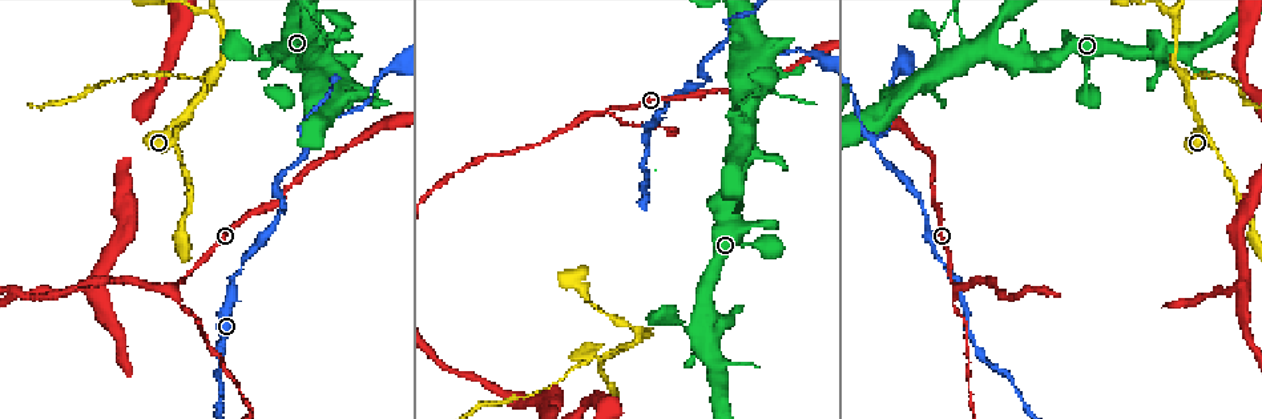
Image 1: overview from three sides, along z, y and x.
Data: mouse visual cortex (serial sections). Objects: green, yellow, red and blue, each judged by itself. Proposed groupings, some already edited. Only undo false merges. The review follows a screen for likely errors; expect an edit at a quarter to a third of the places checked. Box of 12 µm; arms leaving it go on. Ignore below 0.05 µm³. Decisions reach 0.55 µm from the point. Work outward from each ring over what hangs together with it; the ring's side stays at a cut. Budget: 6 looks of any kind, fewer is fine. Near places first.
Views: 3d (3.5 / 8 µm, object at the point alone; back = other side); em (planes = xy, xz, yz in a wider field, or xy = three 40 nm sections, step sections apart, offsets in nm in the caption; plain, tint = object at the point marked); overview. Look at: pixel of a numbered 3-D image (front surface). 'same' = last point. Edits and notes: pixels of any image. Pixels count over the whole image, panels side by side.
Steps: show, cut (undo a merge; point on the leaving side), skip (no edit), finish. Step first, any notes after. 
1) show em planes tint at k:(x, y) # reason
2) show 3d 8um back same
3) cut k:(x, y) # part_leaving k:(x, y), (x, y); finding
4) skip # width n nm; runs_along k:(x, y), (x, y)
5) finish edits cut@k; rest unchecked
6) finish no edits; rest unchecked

show 3d 8um at 1:(952, 281) # three-way junction

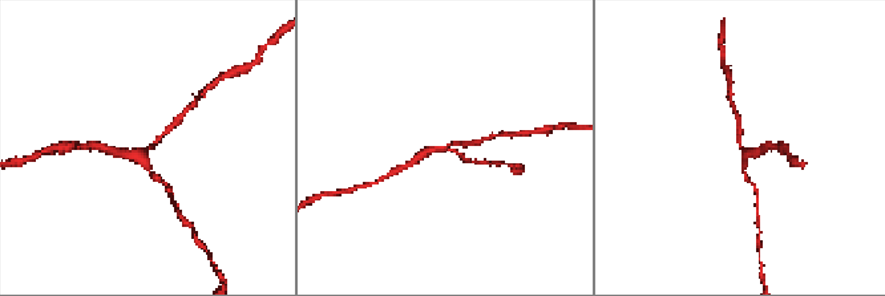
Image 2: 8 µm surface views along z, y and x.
show em xy step 3 tint at 2:(146, 150) # now the EM

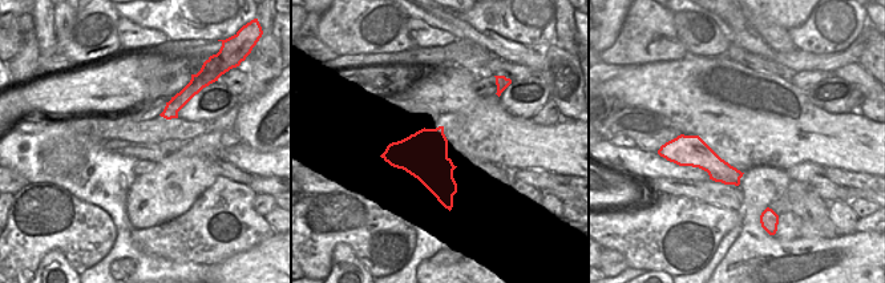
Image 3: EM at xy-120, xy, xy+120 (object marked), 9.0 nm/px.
skip # arm_widths 100, 150, 250 nm; runs_along 2:(174, 122), (141, 157), (116, 151); all the same cell

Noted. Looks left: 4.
show 3d 8um at 1:(988, 39) # abrupt turn

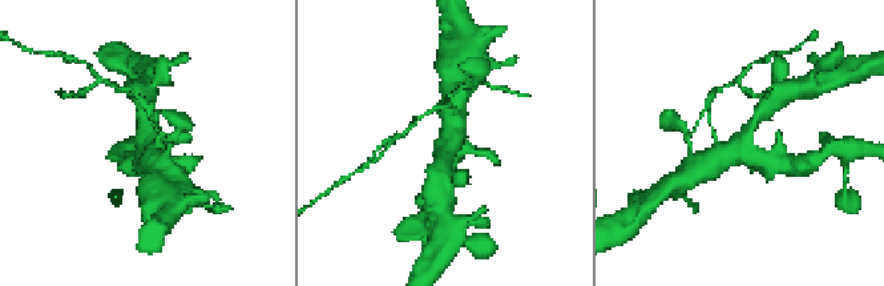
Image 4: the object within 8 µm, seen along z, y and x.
show 3d 3.5um at 4:(742, 146)

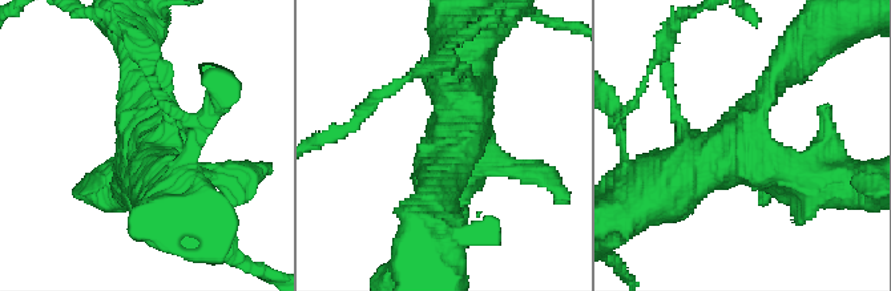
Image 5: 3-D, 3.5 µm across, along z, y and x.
show em xy step 3 tint at 5:(444, 146)

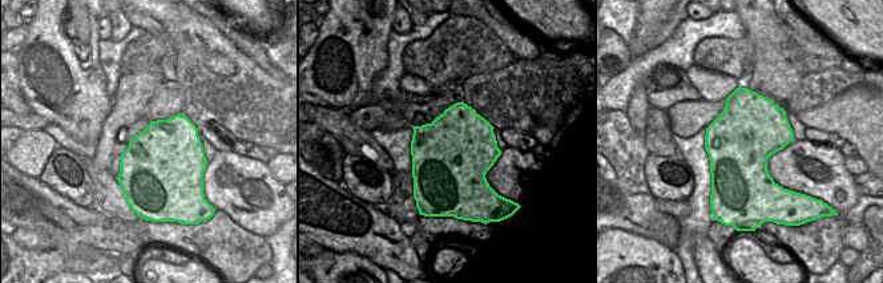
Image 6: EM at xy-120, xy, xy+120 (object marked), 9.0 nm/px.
skip # runs_along 5:(438, 222), (462, 67); continuous, no second cell

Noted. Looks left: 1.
show 3d 3.5um at 1:(208, 84) # side arm on a straight run

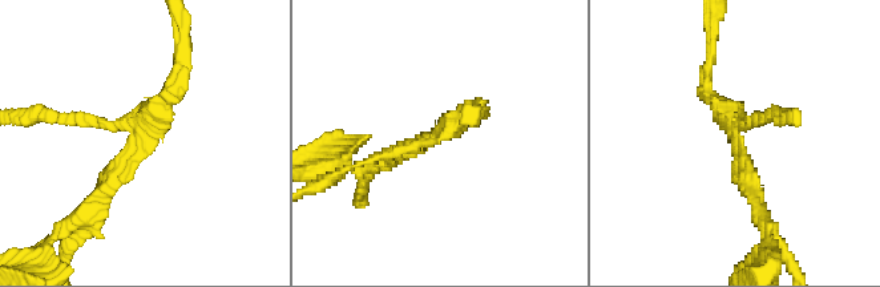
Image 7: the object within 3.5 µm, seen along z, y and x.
cut 7:(83, 122) # arm_widths 100, 150, 200 nm; part_leaving 7:(129, 122), (52, 122), (32, 113); two cells meet here

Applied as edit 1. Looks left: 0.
finish edits cut@7; rest unchecked

